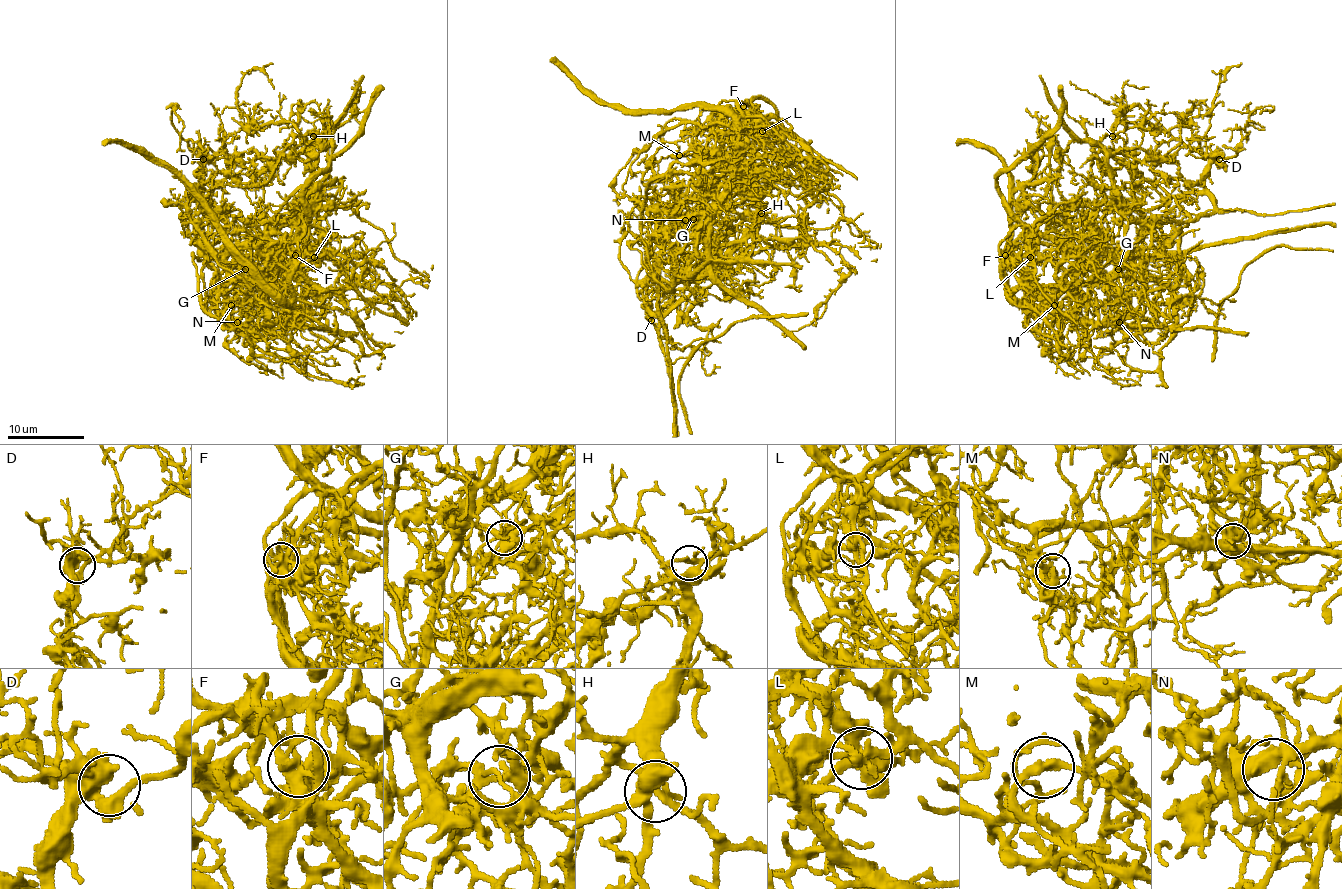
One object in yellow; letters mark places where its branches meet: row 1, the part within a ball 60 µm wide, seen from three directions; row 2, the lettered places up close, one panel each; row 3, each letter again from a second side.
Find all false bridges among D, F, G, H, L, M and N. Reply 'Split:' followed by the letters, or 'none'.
Split: F, G, L, M

